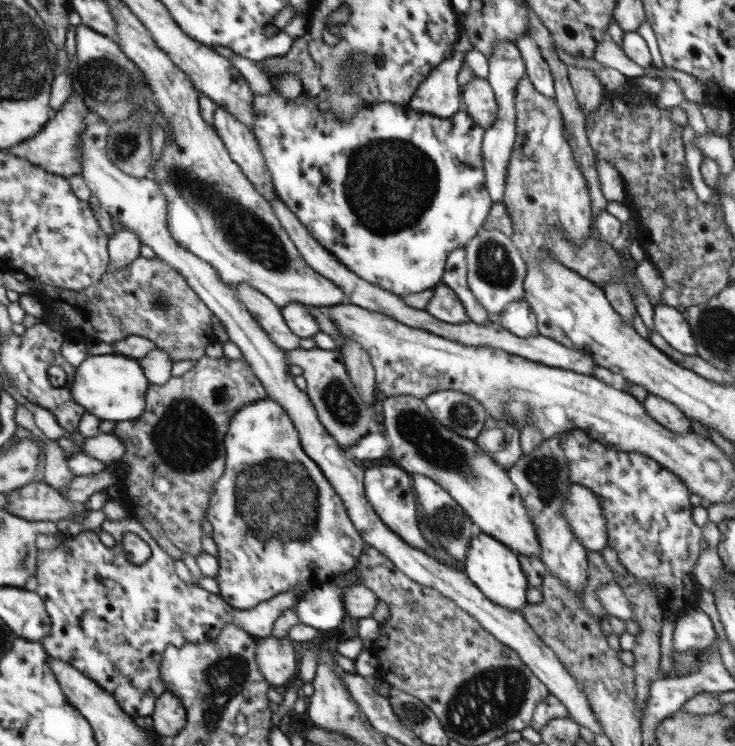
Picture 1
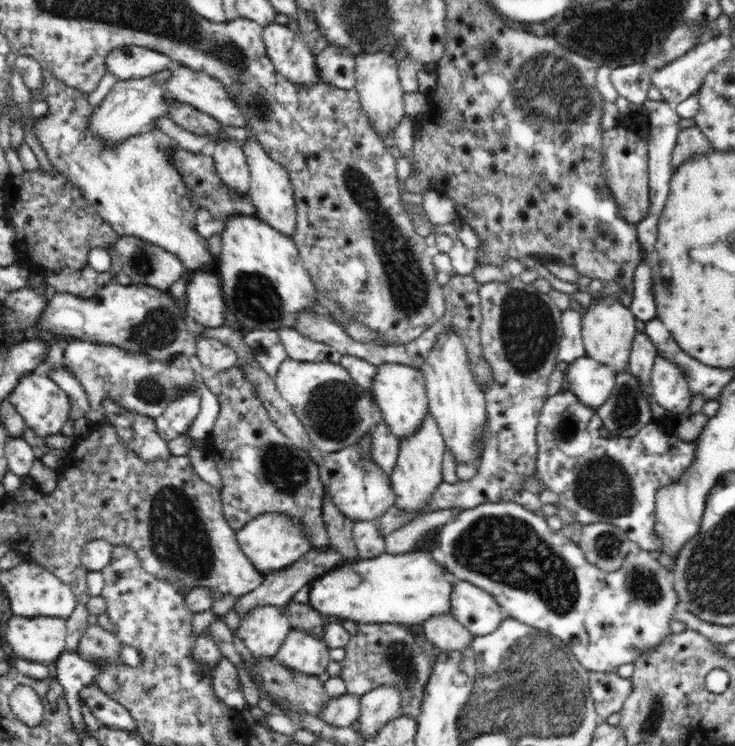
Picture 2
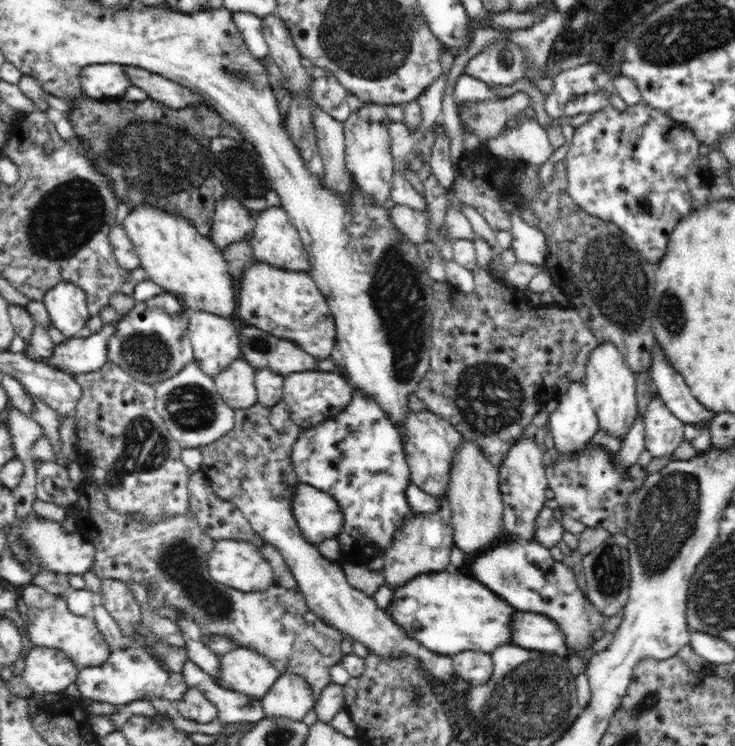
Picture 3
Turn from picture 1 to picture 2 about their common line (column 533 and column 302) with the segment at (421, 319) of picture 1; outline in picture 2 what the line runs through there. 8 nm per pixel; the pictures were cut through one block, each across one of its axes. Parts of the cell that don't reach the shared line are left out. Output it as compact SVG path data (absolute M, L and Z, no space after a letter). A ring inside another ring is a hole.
M281 328L278 330L280 341L286 347L286 353L292 360L297 361L332 361L338 364L340 354L336 349L306 338L294 328Z

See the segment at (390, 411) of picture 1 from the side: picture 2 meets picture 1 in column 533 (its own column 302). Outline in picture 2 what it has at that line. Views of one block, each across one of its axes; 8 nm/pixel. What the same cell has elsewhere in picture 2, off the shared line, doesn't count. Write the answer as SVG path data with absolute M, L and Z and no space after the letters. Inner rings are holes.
M267 512L255 516L236 530L236 541L256 570L262 574L296 562L311 549L310 535L306 527L302 523L296 523L292 515L280 512Z

